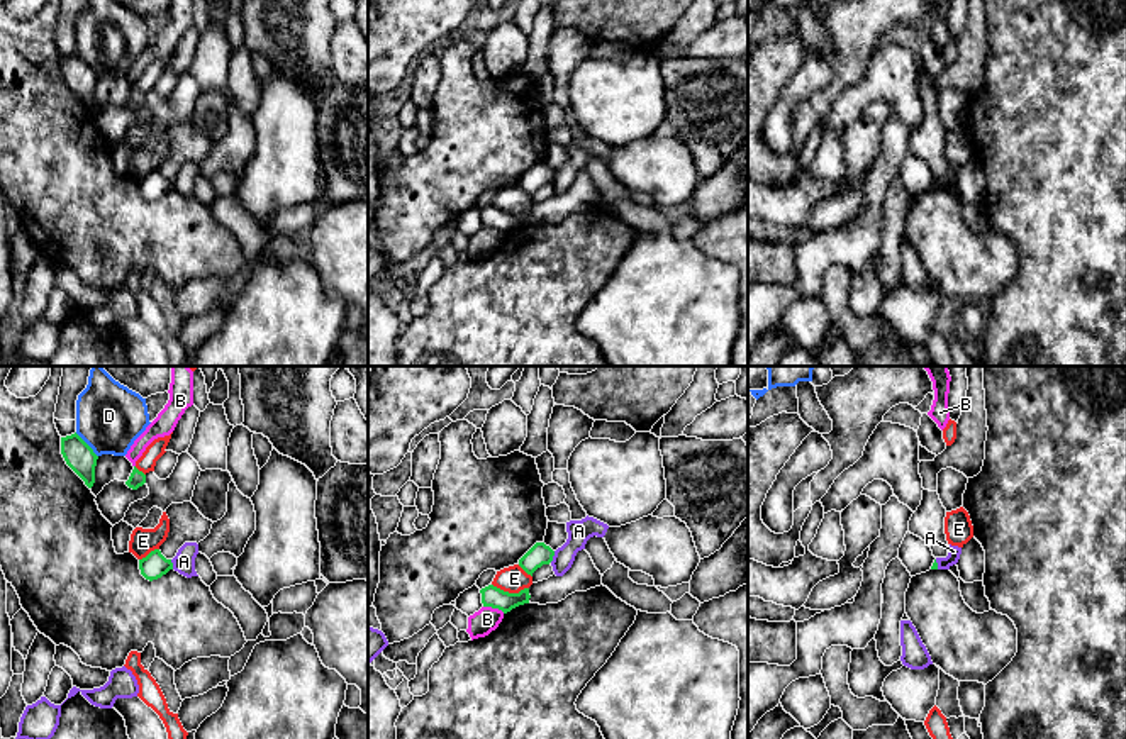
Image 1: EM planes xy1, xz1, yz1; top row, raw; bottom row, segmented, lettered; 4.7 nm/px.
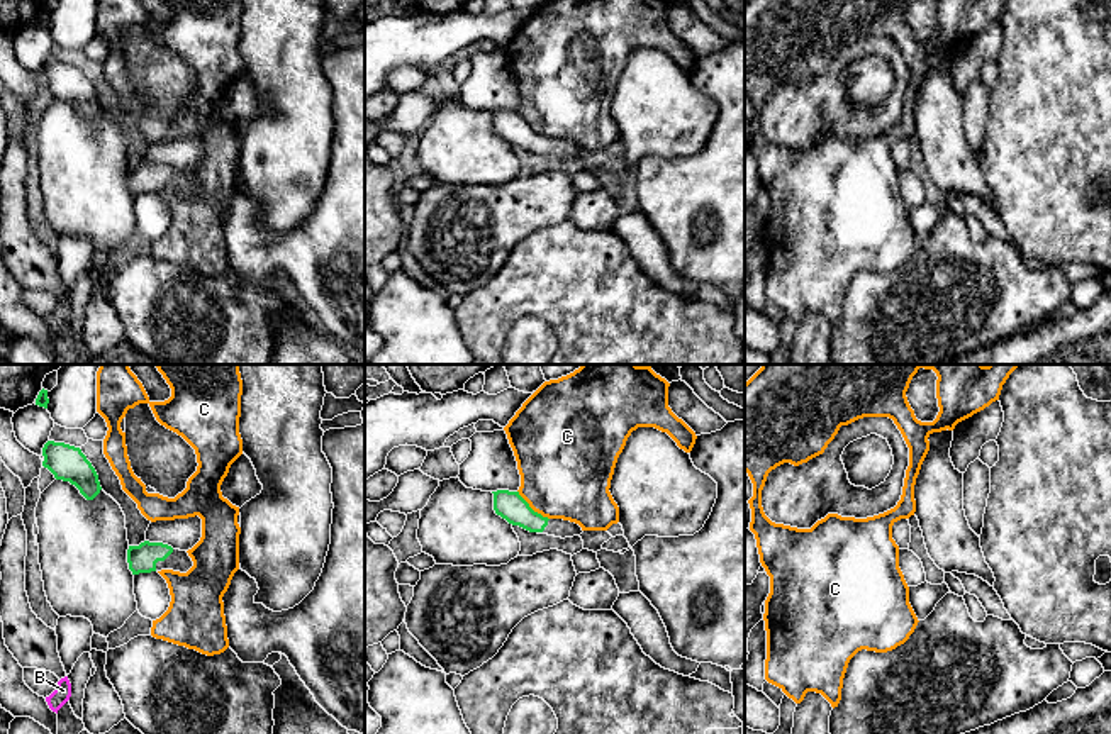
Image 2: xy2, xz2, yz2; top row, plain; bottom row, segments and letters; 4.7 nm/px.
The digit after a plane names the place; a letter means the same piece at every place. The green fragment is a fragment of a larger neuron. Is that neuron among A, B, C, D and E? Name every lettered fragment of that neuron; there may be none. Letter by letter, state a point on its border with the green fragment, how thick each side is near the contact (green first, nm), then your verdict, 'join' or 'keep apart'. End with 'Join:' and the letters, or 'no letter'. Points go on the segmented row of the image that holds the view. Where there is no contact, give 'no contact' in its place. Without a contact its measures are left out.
A: contact xz1 (553, 555); calibres 100 and 110 nm; keep apart
B: contact xz1 (494, 607); calibres 100 and 120 nm; keep apart
C: contact xz2 (530, 507); calibres 140 and 440 nm; keep apart
D: contact xy1 (87, 444); calibres 140 and 320 nm; keep apart
E: contact xz1 (511, 594); calibres 100 and 120 nm; keep apart
Join: no letter

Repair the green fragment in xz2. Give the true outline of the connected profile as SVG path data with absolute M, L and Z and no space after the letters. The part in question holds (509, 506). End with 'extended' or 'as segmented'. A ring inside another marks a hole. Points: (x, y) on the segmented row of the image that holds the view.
M497 490L494 493L494 510L512 525L529 532L548 534L555 537L573 537L583 531L578 524L563 519L548 519L534 512L519 492Z | extended

